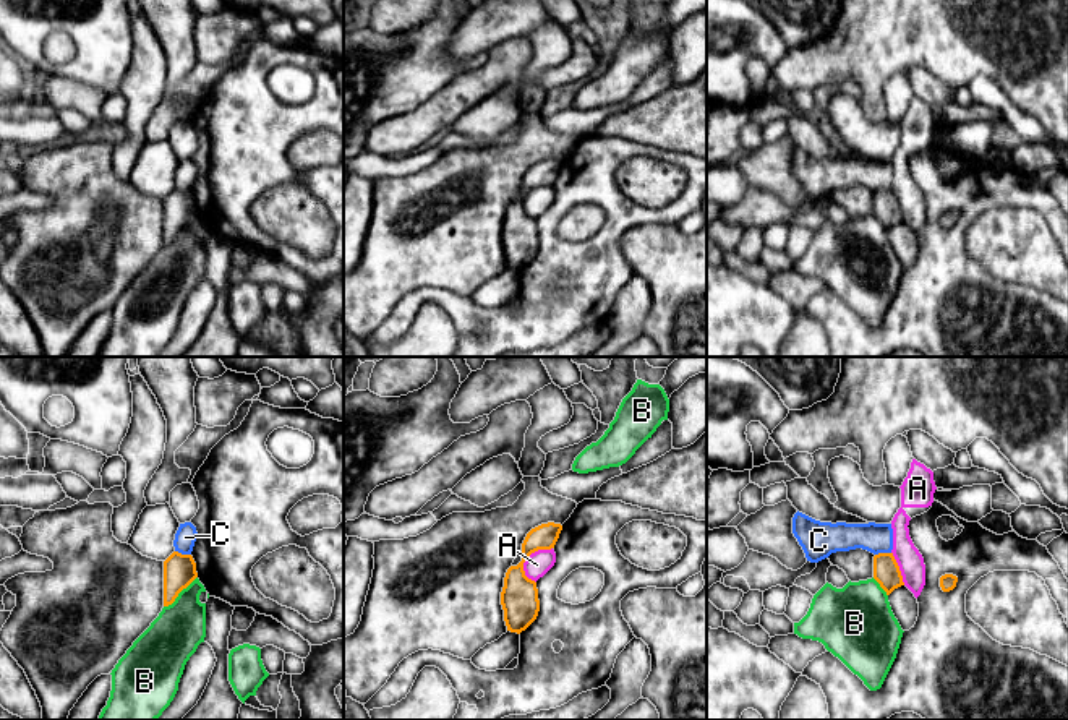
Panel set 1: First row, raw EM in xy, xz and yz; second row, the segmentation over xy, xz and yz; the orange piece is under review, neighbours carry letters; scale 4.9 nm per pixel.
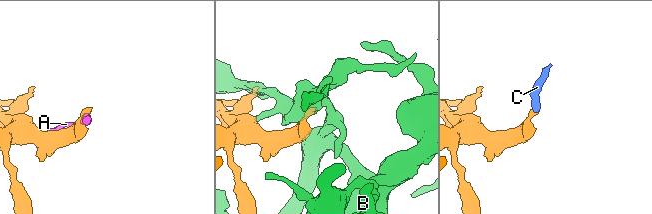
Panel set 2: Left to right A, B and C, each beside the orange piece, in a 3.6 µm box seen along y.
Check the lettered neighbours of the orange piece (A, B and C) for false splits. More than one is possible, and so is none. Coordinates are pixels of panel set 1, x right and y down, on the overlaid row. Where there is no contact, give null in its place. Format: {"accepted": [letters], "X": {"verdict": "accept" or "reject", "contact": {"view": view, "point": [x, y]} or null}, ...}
{"accepted": [], "A": {"verdict": "reject", "contact": {"view": "xz", "point": [529, 555]}}, "B": {"verdict": "reject", "contact": {"view": "xy", "point": [179, 592]}}, "C": {"verdict": "reject", "contact": {"view": "xy", "point": [183, 555]}}}

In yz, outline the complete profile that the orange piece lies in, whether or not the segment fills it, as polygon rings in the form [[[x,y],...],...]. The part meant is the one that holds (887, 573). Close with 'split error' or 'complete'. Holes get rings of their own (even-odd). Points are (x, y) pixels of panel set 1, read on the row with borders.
[[[878,553],[874,556],[874,579],[886,592],[886,595],[904,585],[899,566],[893,553]]]; complete

